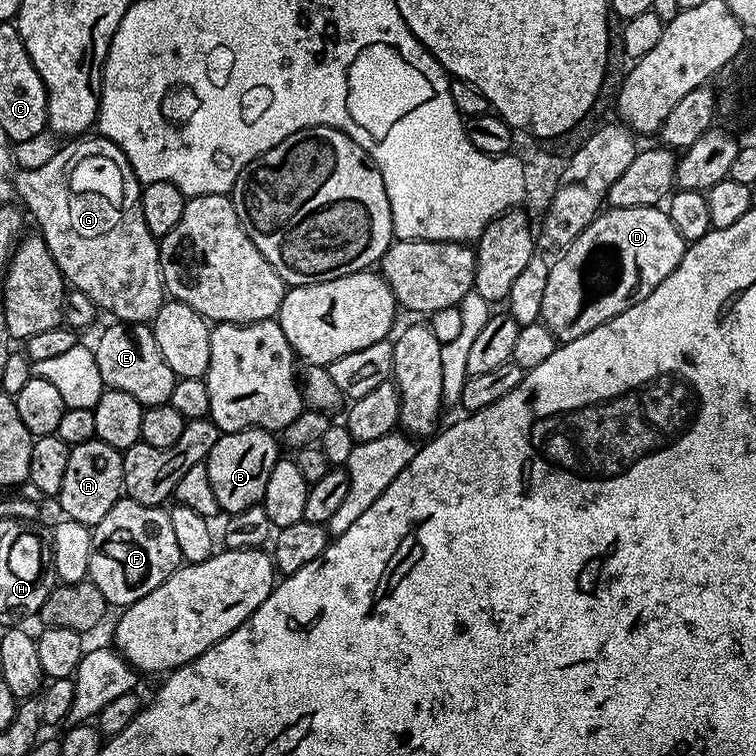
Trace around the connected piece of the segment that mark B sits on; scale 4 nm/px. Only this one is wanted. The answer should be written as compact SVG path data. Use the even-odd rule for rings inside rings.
M243 428L237 432L225 432L214 442L214 450L208 452L207 465L210 487L218 498L221 513L241 512L261 503L266 494L266 482L270 482L270 470L278 459L276 440L267 428Z

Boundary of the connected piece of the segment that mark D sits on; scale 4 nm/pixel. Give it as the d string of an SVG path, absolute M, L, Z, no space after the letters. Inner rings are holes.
M609 207L601 211L552 263L550 278L546 278L546 290L542 290L539 323L548 327L558 342L582 338L582 334L594 330L594 326L602 326L602 322L622 314L622 310L651 294L678 266L684 257L685 247L686 241L680 237L678 230L674 230L674 222L670 222L663 207Z

